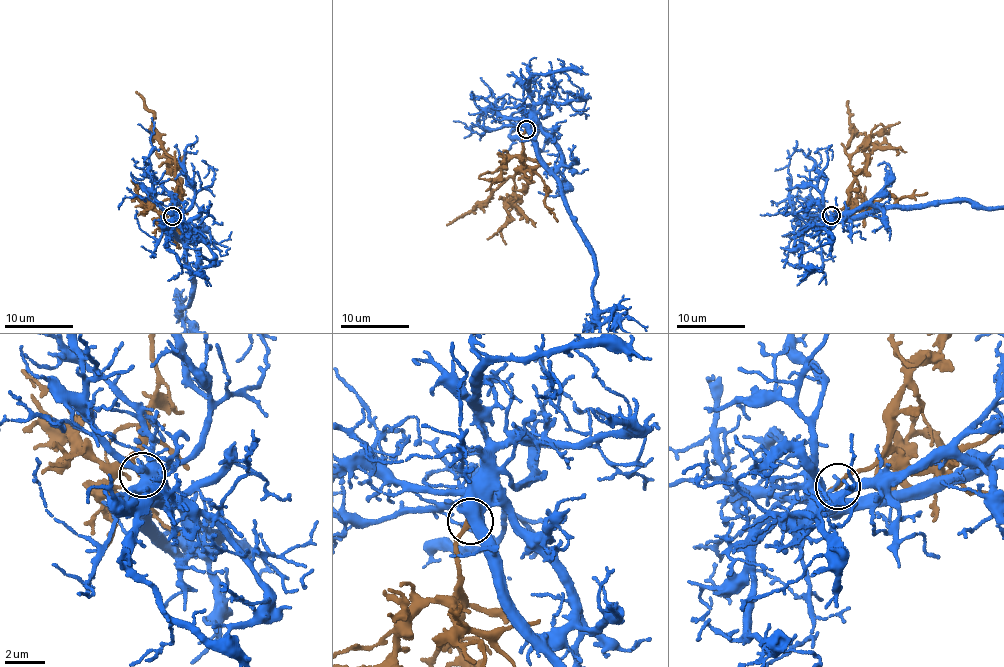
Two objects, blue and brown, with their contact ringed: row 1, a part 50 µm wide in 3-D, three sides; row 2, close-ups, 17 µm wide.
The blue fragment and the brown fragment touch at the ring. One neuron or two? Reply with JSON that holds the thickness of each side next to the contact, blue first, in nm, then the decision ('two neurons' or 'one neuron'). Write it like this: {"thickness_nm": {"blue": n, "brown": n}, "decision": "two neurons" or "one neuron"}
{"thickness_nm": {"blue": 170, "brown": 240}, "decision": "two neurons"}

